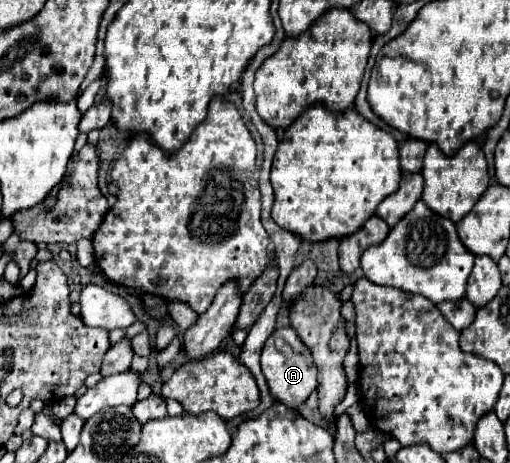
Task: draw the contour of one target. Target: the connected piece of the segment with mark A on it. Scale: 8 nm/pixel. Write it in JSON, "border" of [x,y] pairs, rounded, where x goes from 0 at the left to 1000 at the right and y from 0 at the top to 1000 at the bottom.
{"border":[[[541,715],[529,737],[522,737],[522,754],[514,758],[514,801],[522,810],[522,823],[525,823],[525,836],[529,836],[529,849],[541,866],[557,870],[565,883],[580,888],[604,857],[612,844],[620,844],[624,836],[624,797],[620,788],[612,784],[612,771],[608,771],[608,758],[588,741],[584,728],[576,728],[576,715],[573,715],[573,732],[557,732],[557,741],[565,749],[573,749],[573,762],[569,767],[557,767],[545,758],[541,749],[541,732],[549,728],[553,715]]]}

